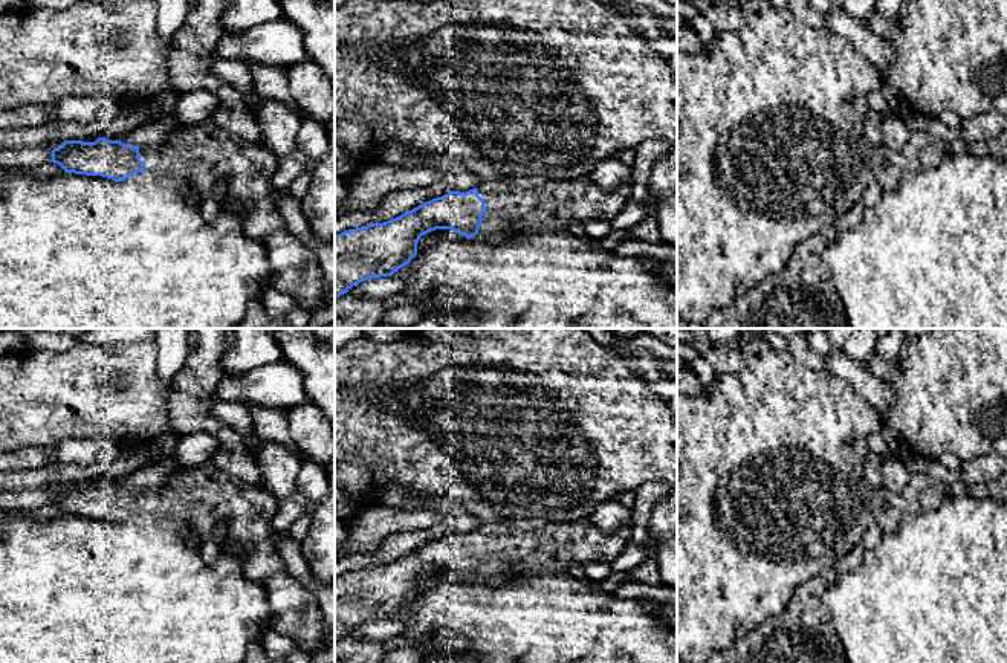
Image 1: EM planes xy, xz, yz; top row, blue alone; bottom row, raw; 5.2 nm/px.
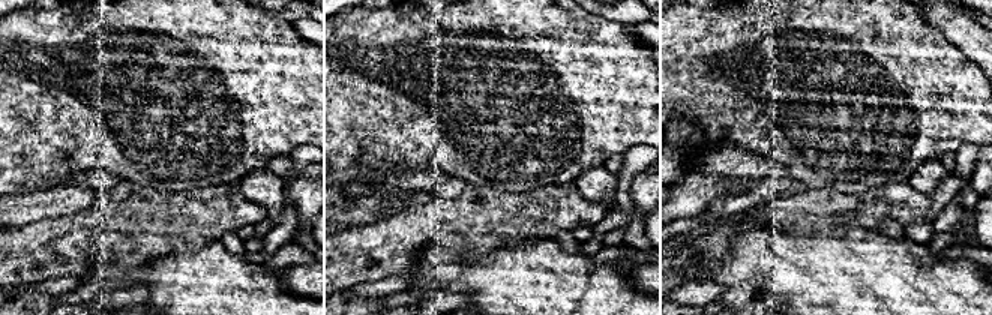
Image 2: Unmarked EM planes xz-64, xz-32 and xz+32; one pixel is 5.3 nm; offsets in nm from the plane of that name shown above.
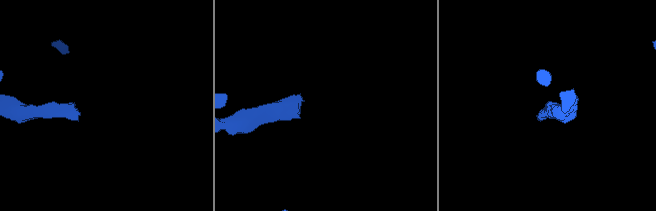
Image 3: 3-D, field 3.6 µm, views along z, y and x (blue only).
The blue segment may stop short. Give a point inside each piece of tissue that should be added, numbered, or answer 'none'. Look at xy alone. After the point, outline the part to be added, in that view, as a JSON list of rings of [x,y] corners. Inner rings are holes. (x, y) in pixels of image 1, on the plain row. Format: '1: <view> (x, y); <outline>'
1: xy (203, 497); [[[212,461],[186,467],[182,474],[165,480],[160,487],[139,489],[144,513],[171,516],[188,524],[191,544],[202,547],[214,529],[225,522],[228,532],[219,542],[220,548],[241,561],[244,574],[260,582],[267,591],[274,614],[274,631],[290,637],[300,651],[310,657],[318,651],[325,636],[321,606],[312,591],[293,577],[272,539],[272,519],[277,509],[275,498],[261,486],[249,484],[223,472]]]

